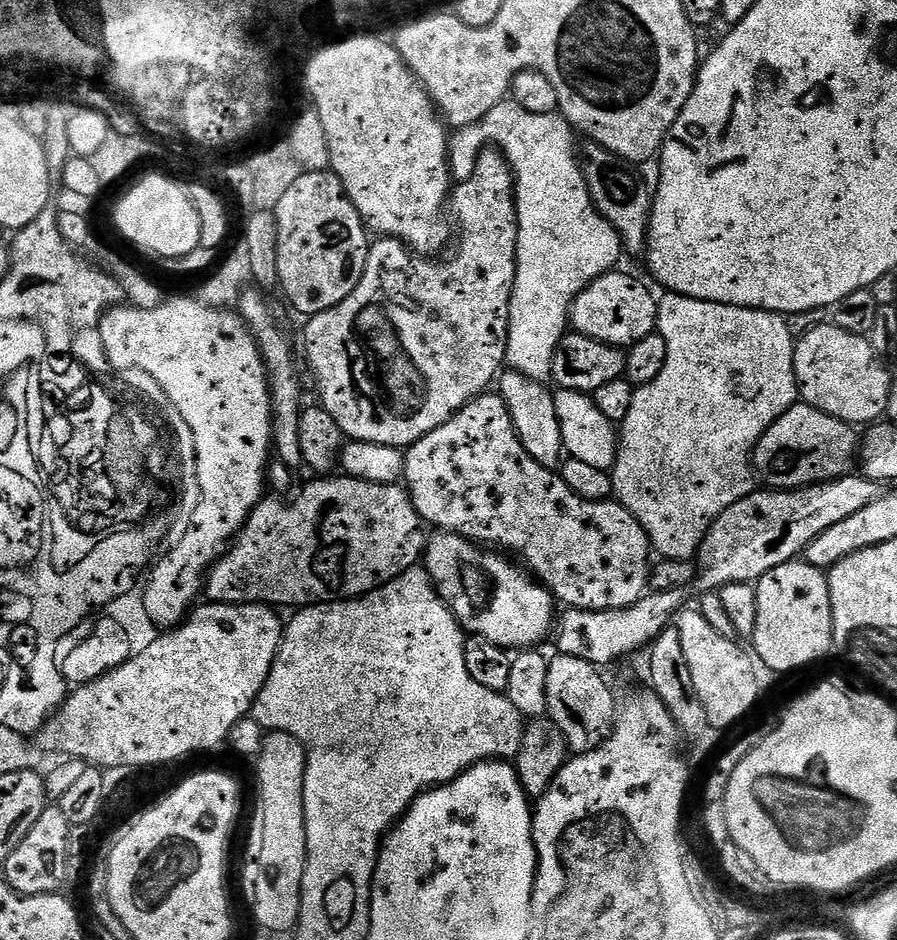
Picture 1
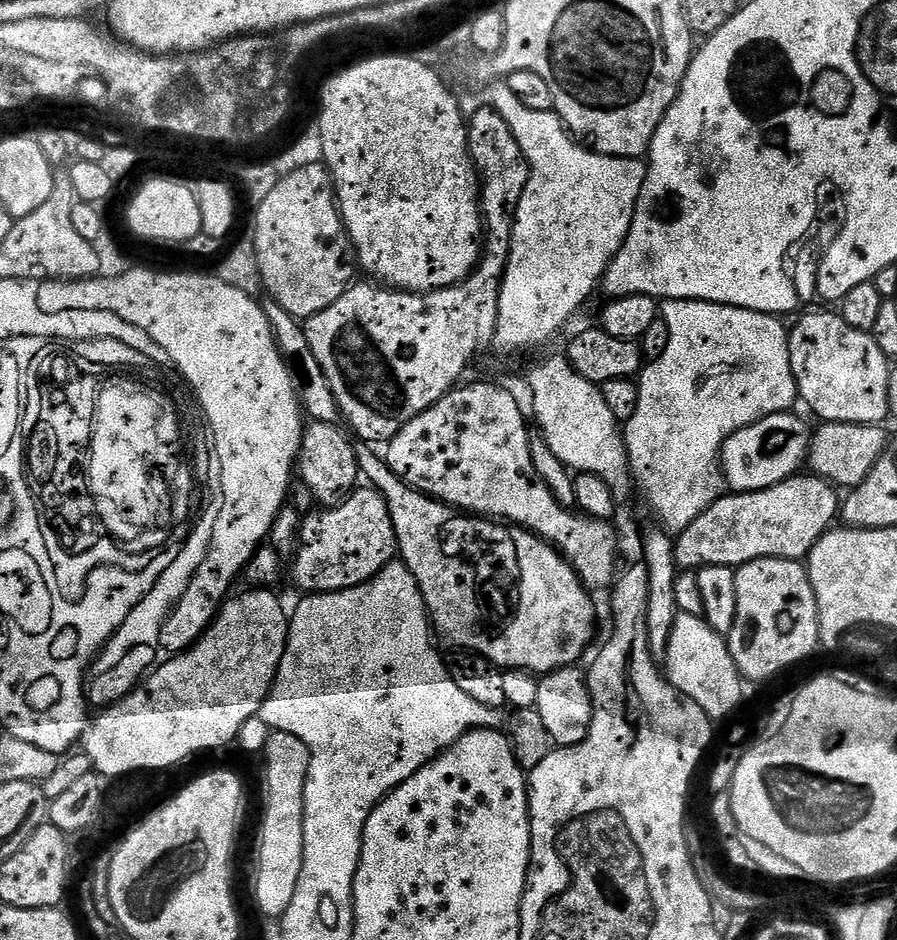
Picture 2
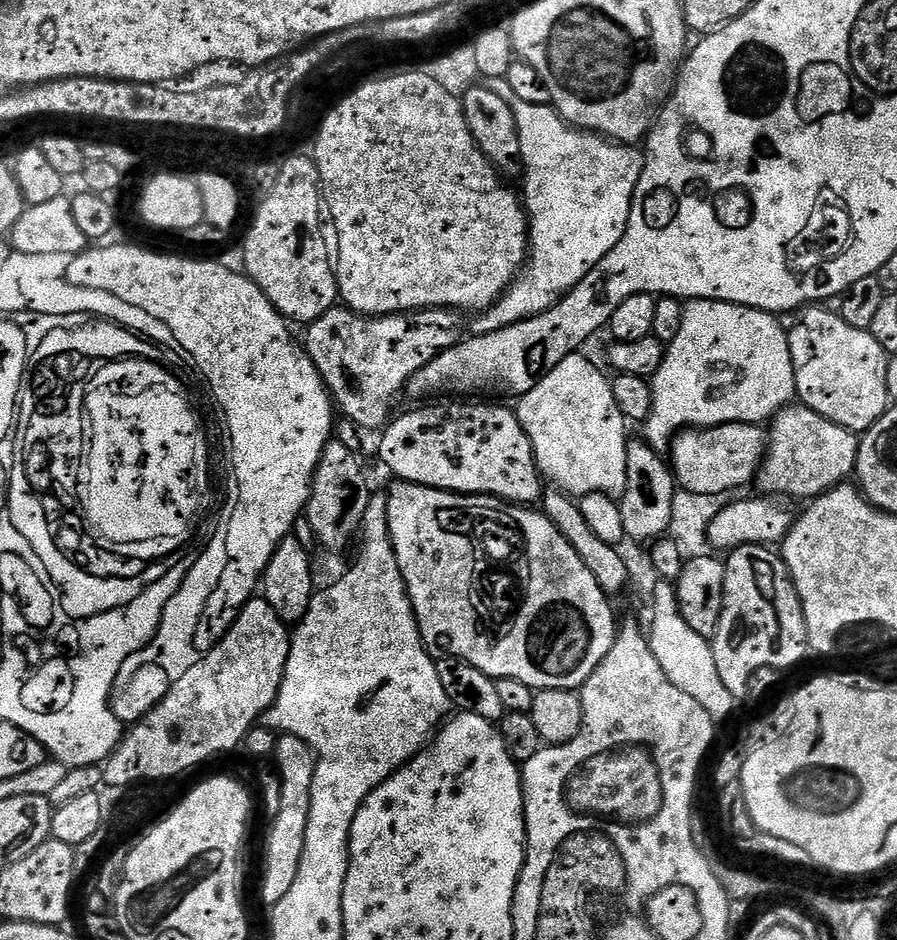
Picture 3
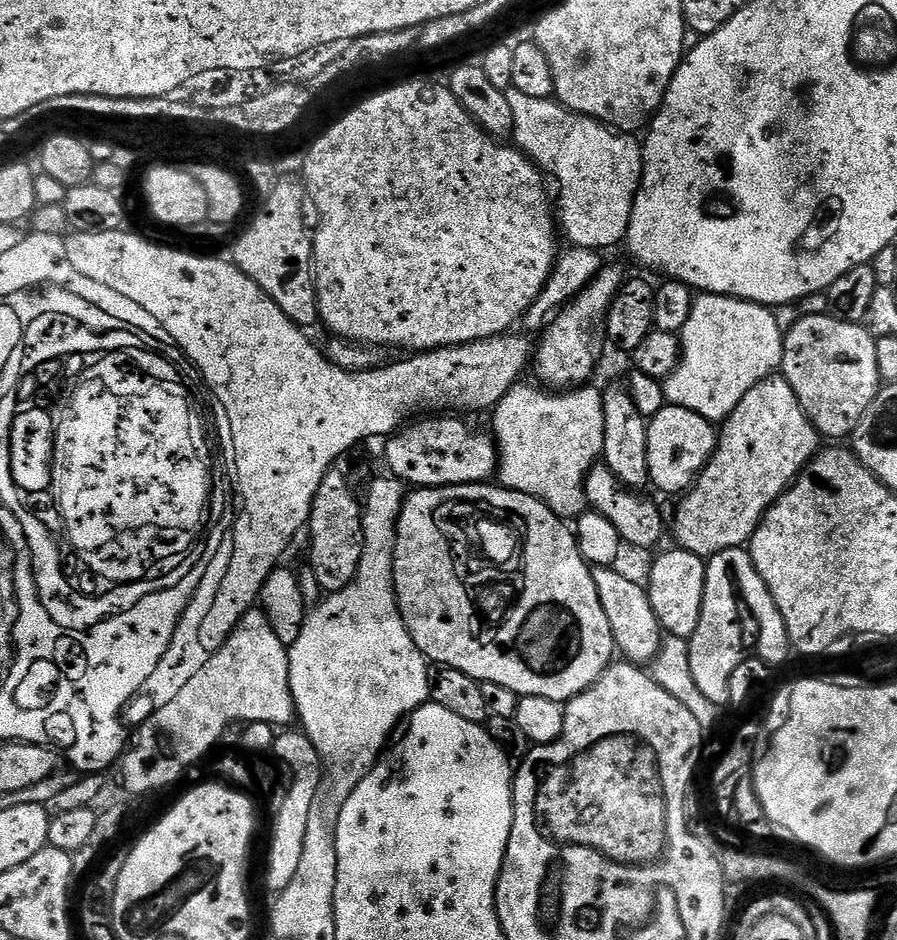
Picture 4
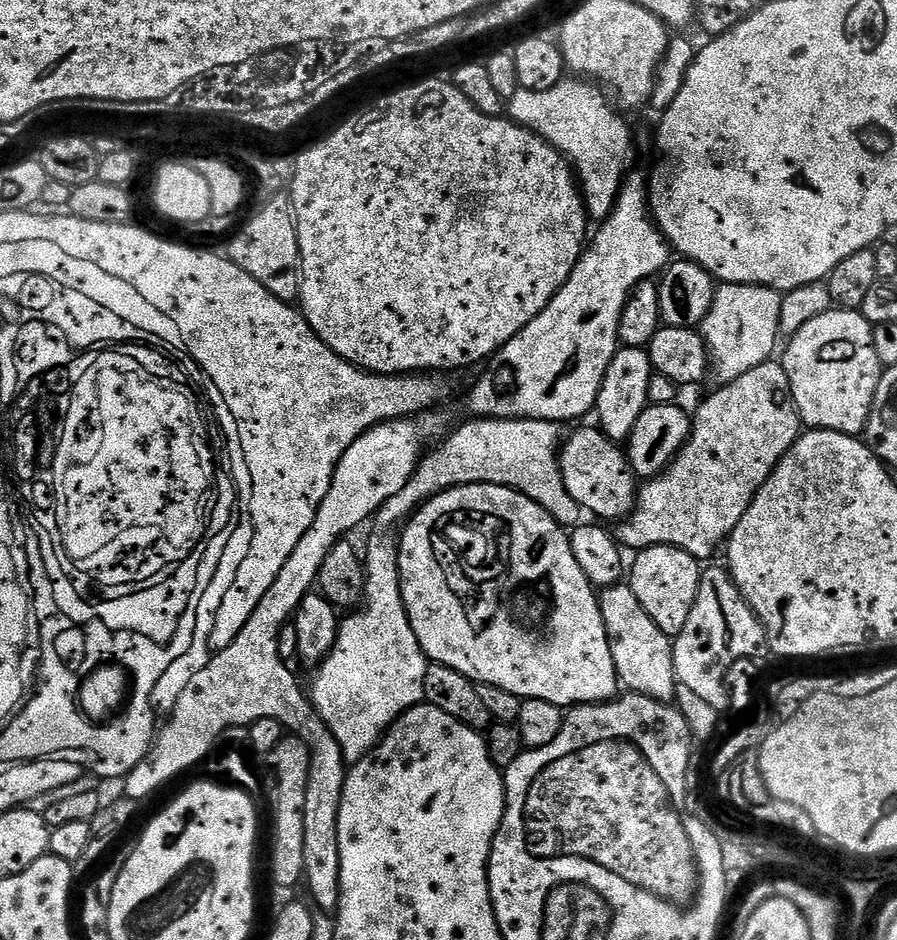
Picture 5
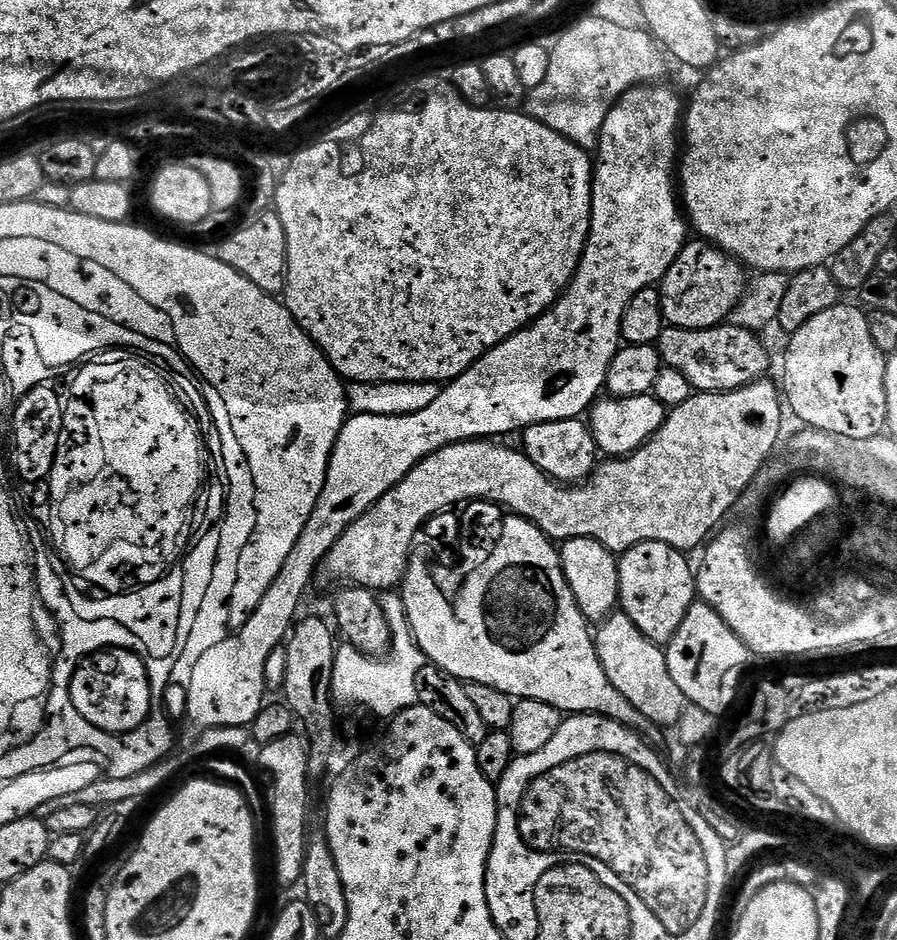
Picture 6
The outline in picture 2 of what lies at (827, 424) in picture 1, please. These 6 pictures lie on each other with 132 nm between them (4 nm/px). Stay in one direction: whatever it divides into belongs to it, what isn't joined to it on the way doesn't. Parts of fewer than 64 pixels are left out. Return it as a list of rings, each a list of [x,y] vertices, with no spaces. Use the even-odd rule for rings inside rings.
[[[789,410],[770,414],[739,428],[725,442],[720,451],[720,466],[724,469],[724,483],[732,492],[757,492],[778,486],[778,482],[786,482],[807,465],[808,454],[812,451],[813,429],[794,413]]]

